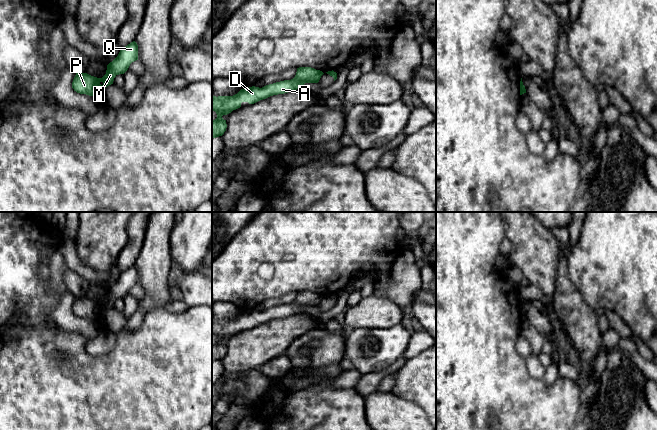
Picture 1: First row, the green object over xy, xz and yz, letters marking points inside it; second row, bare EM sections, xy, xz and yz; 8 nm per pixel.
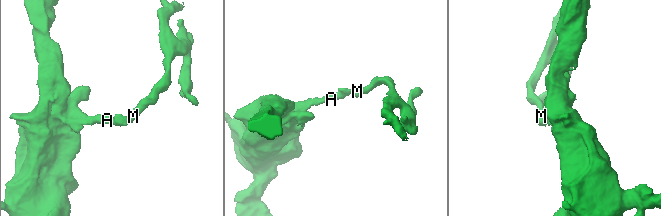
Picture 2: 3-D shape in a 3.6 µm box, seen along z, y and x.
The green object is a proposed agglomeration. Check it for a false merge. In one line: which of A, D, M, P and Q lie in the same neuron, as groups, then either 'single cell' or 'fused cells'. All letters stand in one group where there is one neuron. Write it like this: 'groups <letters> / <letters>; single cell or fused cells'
groups A D P / M Q; fused cells

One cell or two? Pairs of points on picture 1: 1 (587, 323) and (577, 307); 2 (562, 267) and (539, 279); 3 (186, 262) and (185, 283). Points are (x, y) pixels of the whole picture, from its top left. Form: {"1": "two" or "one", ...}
{"1": "one", "2": "two", "3": "two"}

